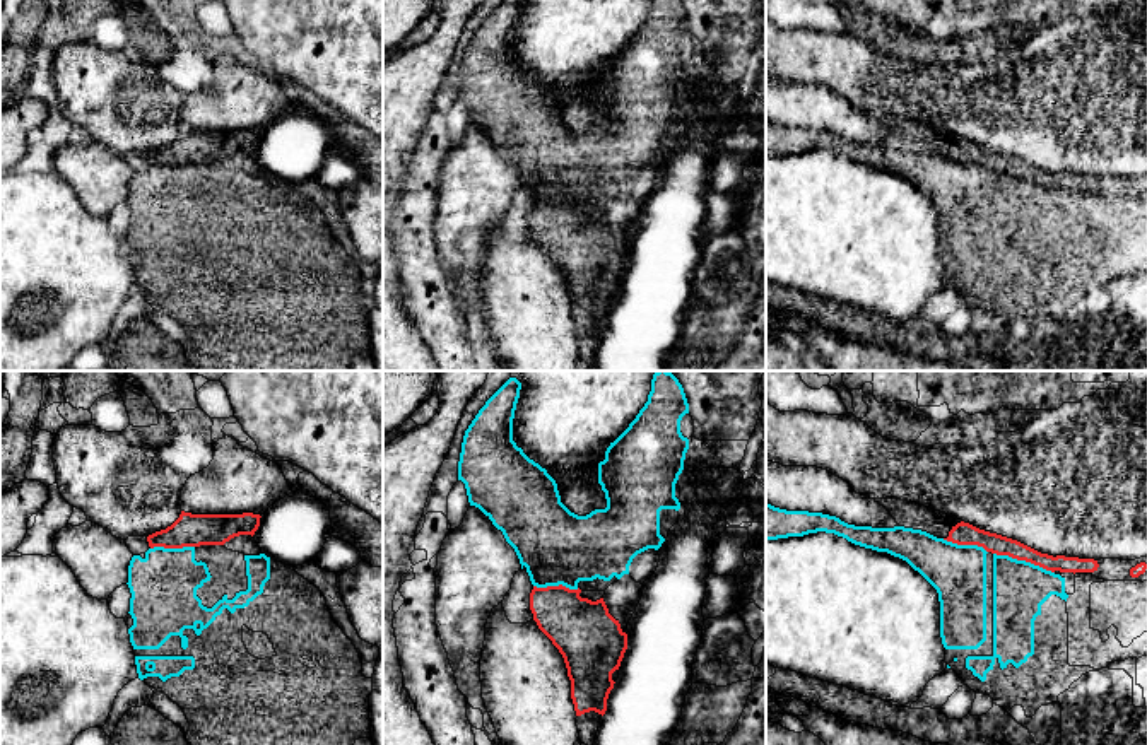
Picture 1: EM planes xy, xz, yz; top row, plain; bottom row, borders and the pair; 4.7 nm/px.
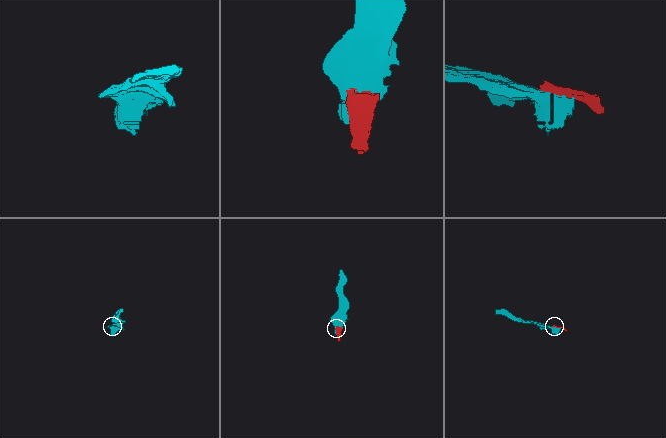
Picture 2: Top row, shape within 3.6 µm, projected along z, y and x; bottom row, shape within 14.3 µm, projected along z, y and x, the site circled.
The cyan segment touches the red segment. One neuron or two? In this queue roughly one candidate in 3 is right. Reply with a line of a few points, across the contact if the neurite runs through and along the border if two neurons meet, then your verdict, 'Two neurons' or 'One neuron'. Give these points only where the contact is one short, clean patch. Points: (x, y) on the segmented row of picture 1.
Two neurons

